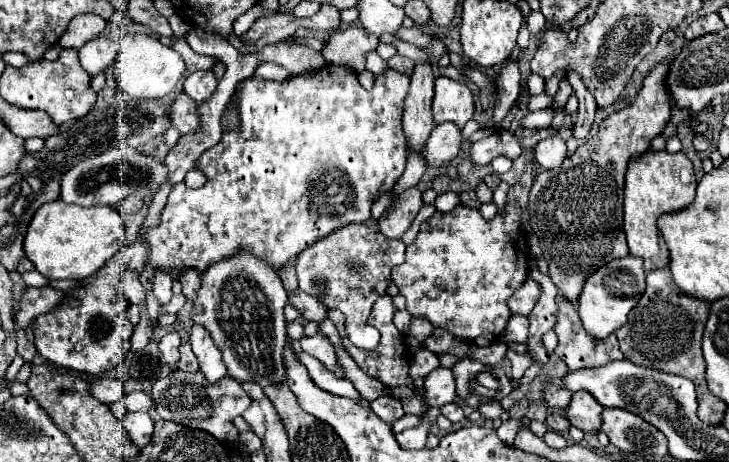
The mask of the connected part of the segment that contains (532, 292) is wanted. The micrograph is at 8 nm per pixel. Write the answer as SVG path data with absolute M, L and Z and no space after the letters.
M526 279L524 285L508 299L508 307L512 313L518 315L530 315L530 311L534 309L538 297L540 297L540 285L532 279Z

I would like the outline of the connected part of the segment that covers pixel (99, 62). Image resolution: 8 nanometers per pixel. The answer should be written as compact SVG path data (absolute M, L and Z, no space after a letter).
M96 37L88 41L84 47L80 47L80 65L90 73L102 73L116 57L118 43L110 37Z

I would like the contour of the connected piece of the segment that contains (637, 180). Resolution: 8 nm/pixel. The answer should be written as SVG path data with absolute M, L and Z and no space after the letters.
M646 151L644 155L630 161L626 171L626 189L624 189L624 233L628 239L630 255L640 257L644 261L644 271L664 269L670 263L670 253L660 229L656 227L658 217L666 213L676 213L686 209L694 201L696 191L696 177L694 181L684 183L682 169L694 169L692 161L680 153L668 151Z

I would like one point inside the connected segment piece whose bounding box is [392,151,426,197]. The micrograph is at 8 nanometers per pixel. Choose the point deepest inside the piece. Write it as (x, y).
(415, 169)

